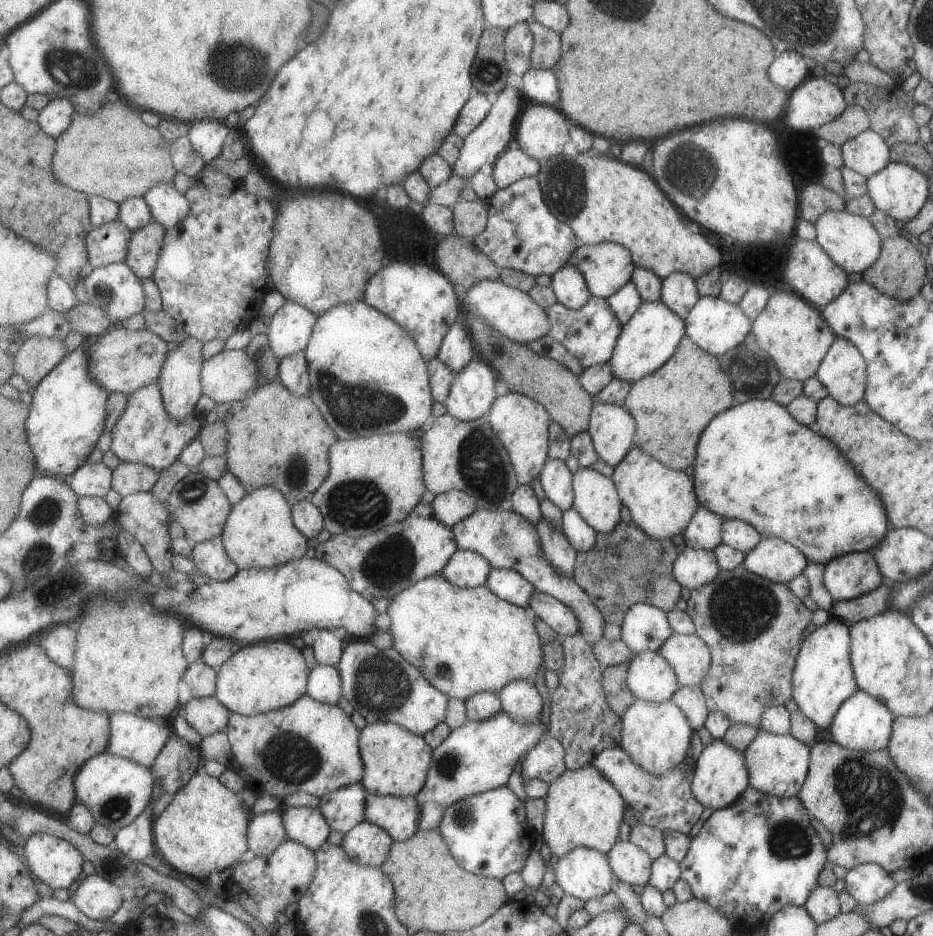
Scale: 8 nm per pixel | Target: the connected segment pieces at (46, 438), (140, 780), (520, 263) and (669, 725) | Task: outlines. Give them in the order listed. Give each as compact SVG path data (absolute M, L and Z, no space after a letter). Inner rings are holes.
M87 341L65 355L31 393L32 411L27 422L29 442L42 474L49 473L64 478L74 475L87 463L107 429L111 392L92 377L91 361Z
M109 752L90 758L76 776L78 802L89 807L95 820L118 833L143 814L155 792L155 775L141 763Z
M523 177L485 200L485 228L473 238L474 245L500 269L513 269L526 275L551 276L563 267L579 245L575 233L549 211L536 177Z
M635 699L633 704L624 710L620 721L619 747L648 775L653 777L665 775L686 758L693 729L690 727L687 717L670 700L650 703Z

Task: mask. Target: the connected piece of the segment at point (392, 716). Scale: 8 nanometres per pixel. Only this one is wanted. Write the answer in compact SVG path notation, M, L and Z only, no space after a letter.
M353 640L345 646L338 664L344 696L355 711L361 712L368 724L397 723L408 731L425 736L446 722L450 698L429 682L395 647L382 649L371 641Z

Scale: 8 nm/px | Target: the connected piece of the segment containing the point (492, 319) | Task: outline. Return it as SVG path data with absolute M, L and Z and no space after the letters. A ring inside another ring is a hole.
M500 280L476 282L476 285L468 291L461 291L460 294L465 310L469 309L474 315L481 317L510 341L527 345L549 332L550 324L544 308L535 304L525 291L514 289Z

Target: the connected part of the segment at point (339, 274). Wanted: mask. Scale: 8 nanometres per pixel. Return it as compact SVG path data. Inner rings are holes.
M297 192L291 200L287 200L283 206L281 206L281 212L278 212L276 218L276 225L274 228L273 235L273 244L270 246L270 257L269 257L269 268L271 280L275 288L282 294L286 301L293 301L294 303L299 303L301 306L307 307L309 310L312 310L315 314L321 316L322 314L328 313L332 308L336 306L348 303L355 302L357 300L365 301L367 282L387 264L383 264L383 258L385 258L385 246L383 246L383 236L381 236L381 226L379 226L379 220L377 216L365 208L359 200L355 200L353 196L349 194L333 194L333 192Z

